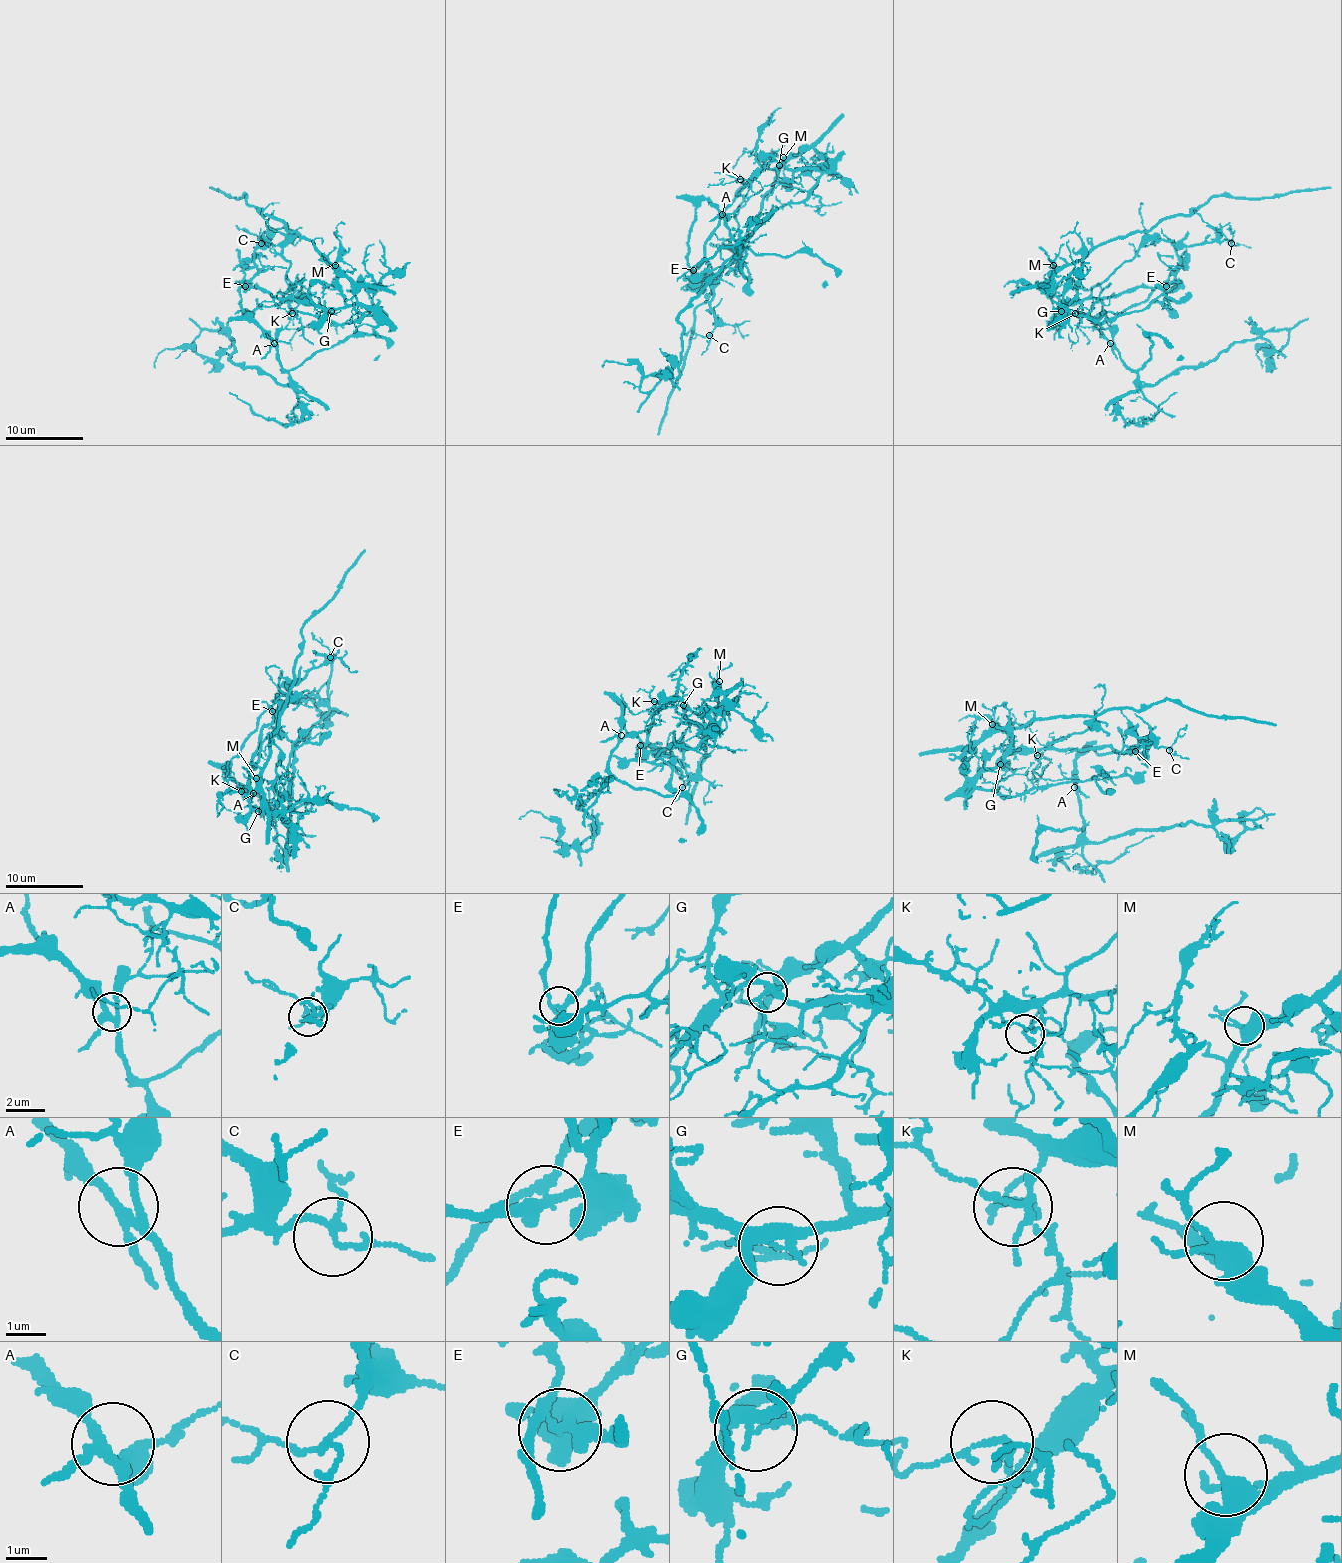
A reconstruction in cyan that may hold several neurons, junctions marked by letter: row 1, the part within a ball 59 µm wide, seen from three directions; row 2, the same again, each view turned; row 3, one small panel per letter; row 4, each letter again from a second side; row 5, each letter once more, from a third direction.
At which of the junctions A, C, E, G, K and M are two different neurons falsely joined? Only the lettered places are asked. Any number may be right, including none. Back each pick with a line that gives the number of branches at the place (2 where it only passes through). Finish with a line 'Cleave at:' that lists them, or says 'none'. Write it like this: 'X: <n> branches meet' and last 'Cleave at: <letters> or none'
E: 4 branches meet
Cleave at: E

